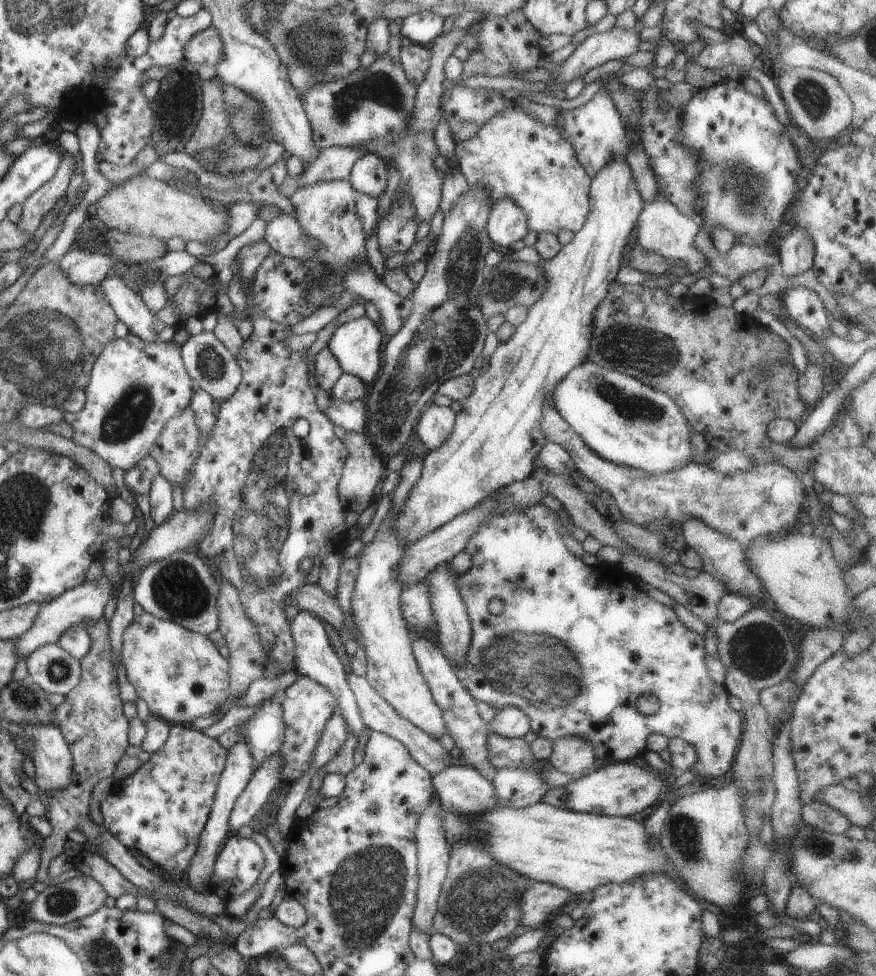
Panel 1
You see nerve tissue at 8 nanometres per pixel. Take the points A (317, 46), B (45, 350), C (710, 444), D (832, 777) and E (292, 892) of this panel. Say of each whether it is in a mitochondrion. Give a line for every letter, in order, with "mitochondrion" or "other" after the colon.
A: mitochondrion
B: mitochondrion
C: other
D: other
E: other

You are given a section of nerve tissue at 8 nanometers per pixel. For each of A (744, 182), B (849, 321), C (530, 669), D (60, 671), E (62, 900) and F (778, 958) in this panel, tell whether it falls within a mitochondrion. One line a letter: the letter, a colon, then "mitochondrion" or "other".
A: mitochondrion
B: other
C: mitochondrion
D: mitochondrion
E: mitochondrion
F: other

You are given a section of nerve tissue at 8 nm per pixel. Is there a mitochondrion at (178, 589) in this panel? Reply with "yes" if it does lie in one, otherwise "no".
yes

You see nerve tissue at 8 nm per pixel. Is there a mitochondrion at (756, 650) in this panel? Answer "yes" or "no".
yes

